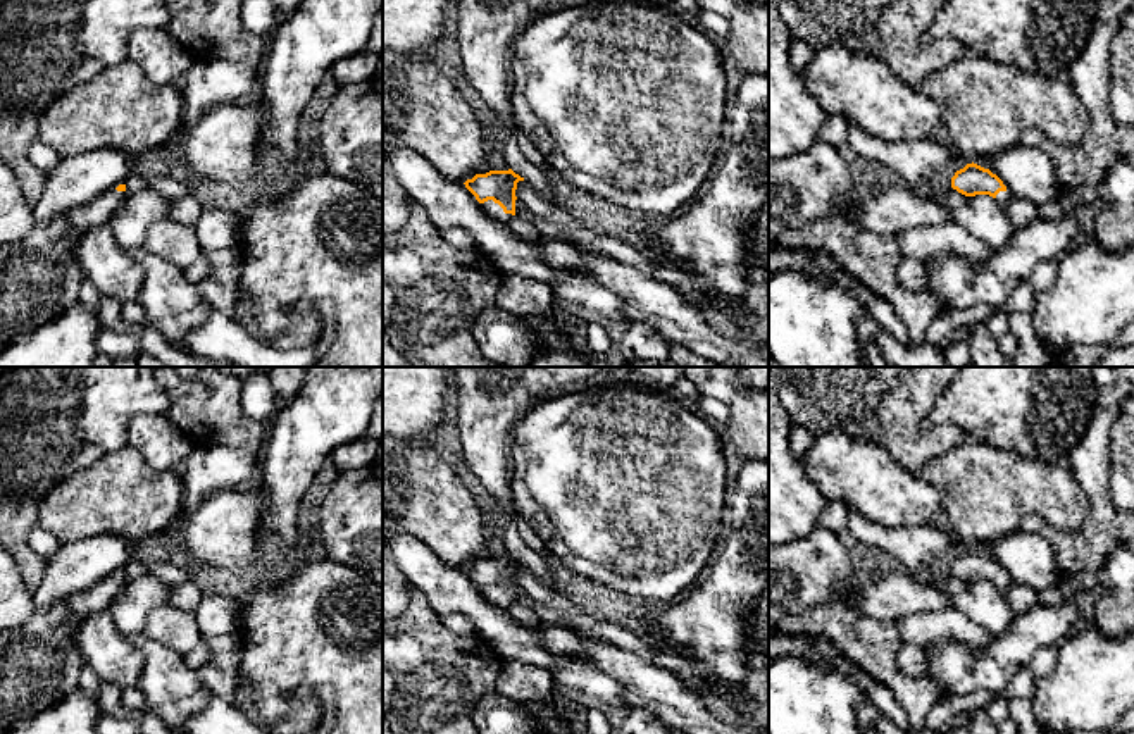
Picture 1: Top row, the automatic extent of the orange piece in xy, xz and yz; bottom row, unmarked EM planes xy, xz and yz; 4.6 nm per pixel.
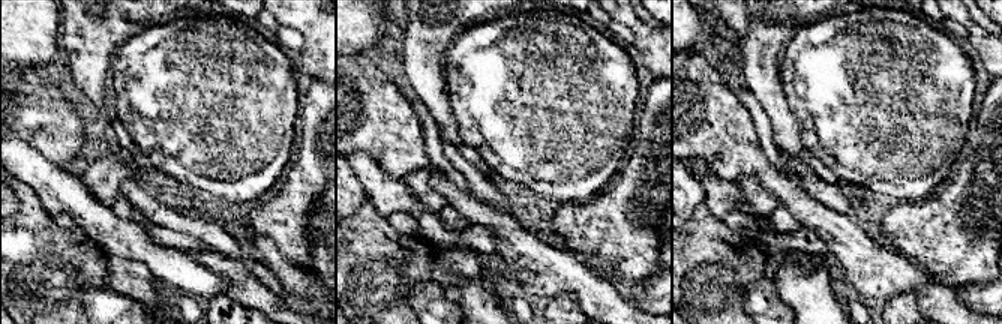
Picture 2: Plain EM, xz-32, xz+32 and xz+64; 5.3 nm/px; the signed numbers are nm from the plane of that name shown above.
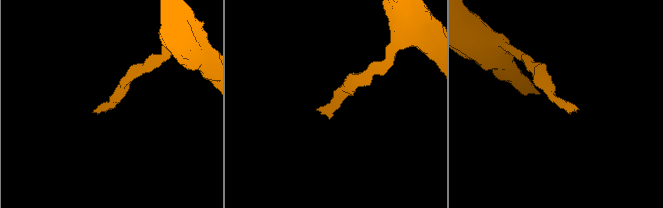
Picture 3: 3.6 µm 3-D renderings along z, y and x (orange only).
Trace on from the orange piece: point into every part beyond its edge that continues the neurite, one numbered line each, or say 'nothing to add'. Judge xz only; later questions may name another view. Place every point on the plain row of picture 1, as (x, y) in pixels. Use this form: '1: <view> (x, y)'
1: xz (490, 593)

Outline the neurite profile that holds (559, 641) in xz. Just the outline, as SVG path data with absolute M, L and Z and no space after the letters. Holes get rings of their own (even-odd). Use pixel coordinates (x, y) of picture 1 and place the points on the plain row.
M541 627L539 644L553 655L574 655L588 646L588 636L562 627Z

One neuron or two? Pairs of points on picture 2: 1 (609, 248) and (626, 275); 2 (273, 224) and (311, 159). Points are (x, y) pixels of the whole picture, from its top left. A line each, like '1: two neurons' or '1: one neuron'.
1: one neuron
2: one neuron

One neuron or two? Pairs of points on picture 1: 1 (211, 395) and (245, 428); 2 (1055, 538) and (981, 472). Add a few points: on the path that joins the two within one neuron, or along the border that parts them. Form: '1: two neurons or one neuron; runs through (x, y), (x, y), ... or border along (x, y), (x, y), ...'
1: one neuron; runs through (219, 404), (236, 421)
2: two neurons; border along (1040, 517), (1067, 531), (1079, 528)

